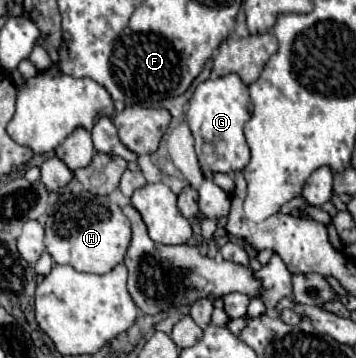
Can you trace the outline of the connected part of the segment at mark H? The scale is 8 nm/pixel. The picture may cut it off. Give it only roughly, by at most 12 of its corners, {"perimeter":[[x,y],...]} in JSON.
{"perimeter":[[61,194],[45,224],[57,264],[107,274],[131,224],[107,196]]}

